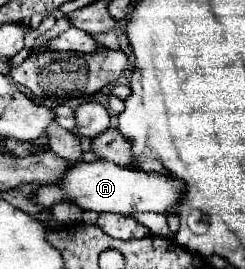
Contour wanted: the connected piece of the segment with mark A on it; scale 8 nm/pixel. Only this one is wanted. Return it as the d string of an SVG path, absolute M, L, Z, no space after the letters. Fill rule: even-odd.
M92 161L92 163L74 163L68 167L66 175L58 183L40 185L34 193L34 203L50 209L56 203L70 201L82 211L96 211L96 213L118 213L118 215L132 215L136 211L154 211L162 213L168 219L168 227L172 233L178 231L178 217L170 215L168 209L178 203L182 197L182 183L168 175L158 173L144 173L132 167L118 167L106 161Z

